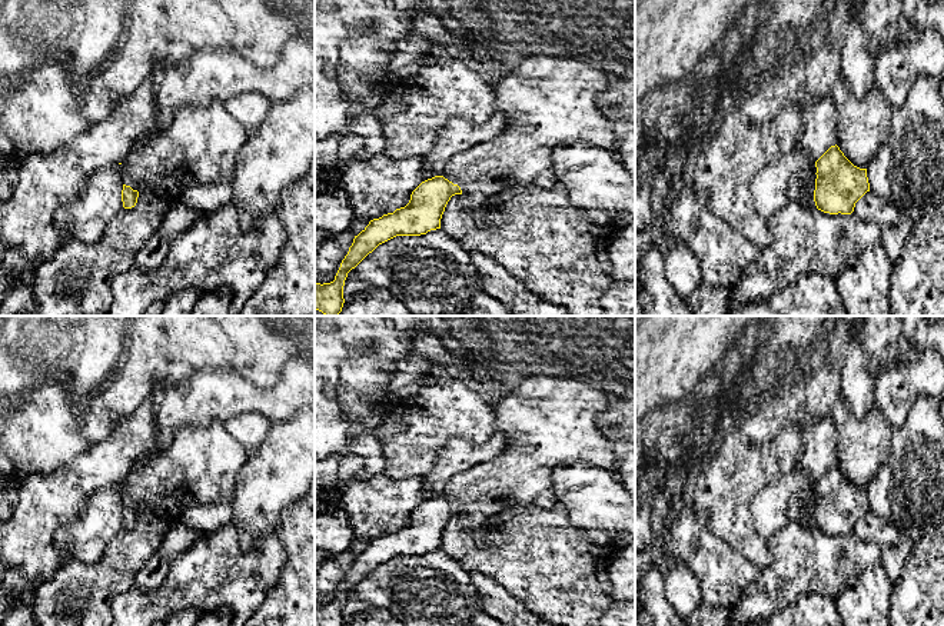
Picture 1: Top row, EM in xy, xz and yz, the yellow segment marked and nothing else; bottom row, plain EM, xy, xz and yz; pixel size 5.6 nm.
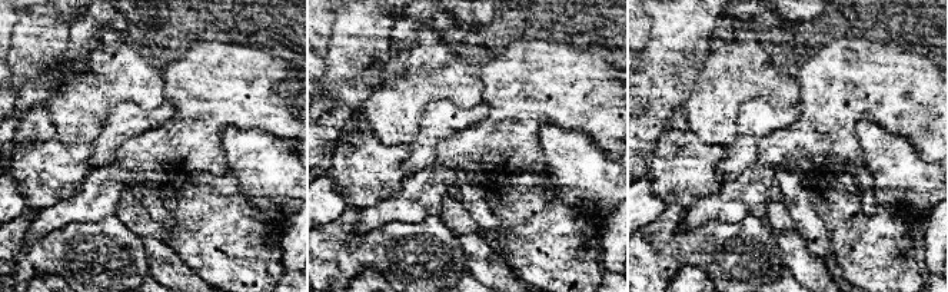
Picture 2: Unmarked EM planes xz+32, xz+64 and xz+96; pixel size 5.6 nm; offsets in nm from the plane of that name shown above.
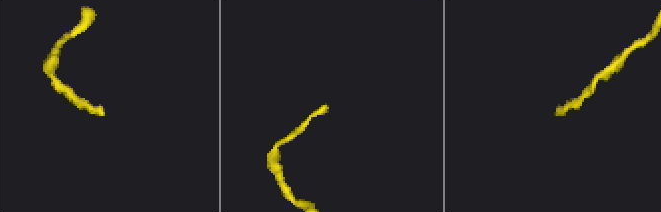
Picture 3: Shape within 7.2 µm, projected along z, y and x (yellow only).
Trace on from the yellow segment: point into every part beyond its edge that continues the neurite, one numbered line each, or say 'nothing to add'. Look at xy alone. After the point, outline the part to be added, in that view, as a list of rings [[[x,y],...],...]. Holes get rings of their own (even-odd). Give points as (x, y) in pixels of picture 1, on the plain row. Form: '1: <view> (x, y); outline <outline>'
1: xy (200, 466); outline [[[223,422],[185,426],[162,452],[133,464],[120,485],[123,505],[176,520],[193,505],[230,503],[247,456]]]

